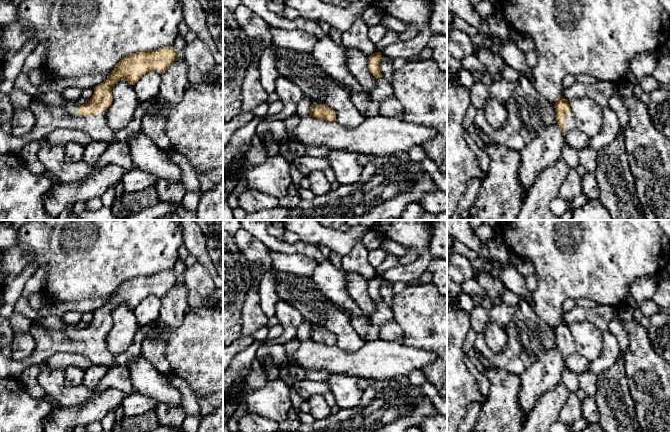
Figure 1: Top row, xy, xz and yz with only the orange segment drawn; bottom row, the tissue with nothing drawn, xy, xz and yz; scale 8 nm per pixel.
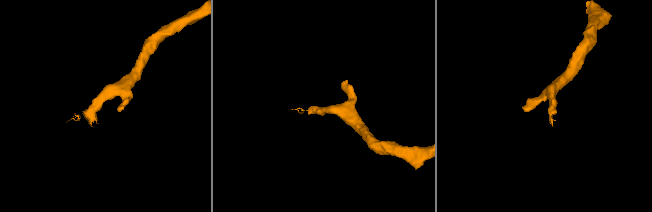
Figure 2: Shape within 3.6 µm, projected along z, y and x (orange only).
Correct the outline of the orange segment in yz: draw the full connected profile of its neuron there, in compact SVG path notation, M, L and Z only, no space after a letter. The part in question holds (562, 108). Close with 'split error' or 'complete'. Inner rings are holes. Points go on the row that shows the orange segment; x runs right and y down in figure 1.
M561 98L554 104L556 123L560 126L562 134L568 135L576 127L575 117L568 104L568 100Z; split error

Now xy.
M172 46L125 56L107 79L93 88L92 98L79 107L68 100L64 107L31 103L36 117L34 128L21 137L8 134L0 128L0 154L19 155L28 143L46 138L57 128L77 129L86 132L95 141L115 142L114 132L106 121L107 109L113 100L112 86L120 80L134 85L150 71L161 74L174 63L176 57Z; split error

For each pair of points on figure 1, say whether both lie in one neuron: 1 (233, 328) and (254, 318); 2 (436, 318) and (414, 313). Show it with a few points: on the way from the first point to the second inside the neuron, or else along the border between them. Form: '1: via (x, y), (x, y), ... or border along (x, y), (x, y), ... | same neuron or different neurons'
1: border along (244, 301), (241, 334) | different neurons
2: via (431, 318), (428, 318), (423, 313), (419, 313) | same neuron

